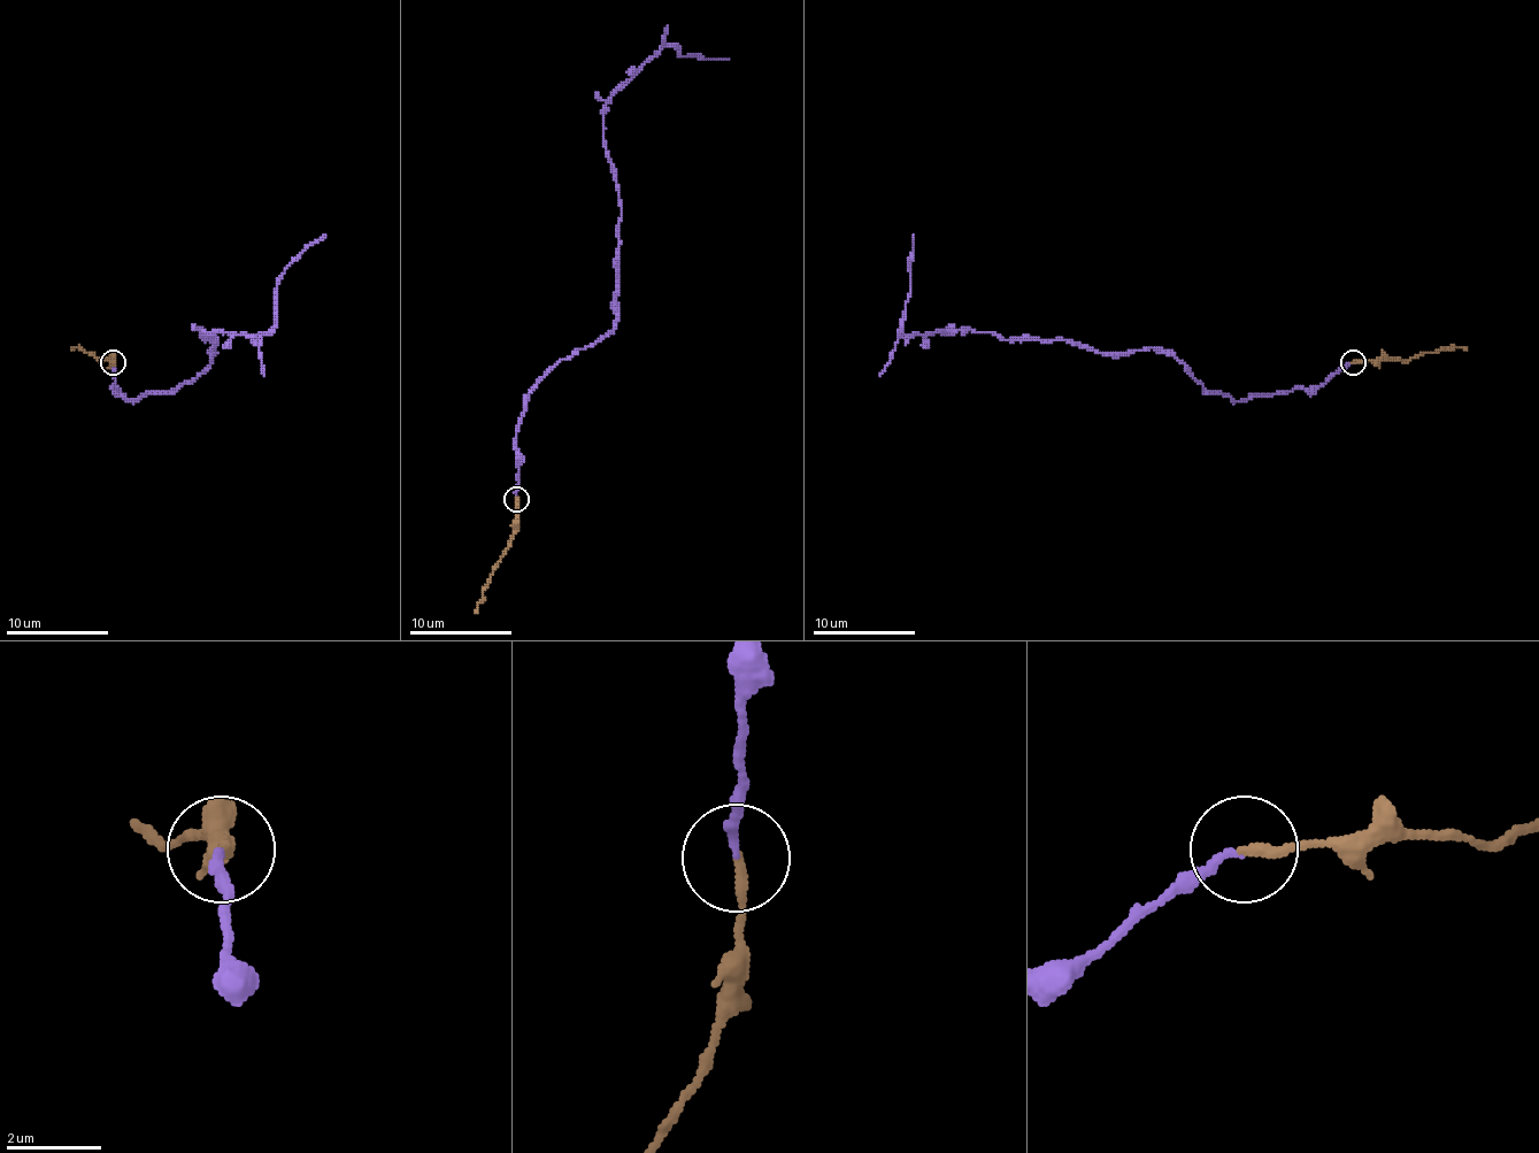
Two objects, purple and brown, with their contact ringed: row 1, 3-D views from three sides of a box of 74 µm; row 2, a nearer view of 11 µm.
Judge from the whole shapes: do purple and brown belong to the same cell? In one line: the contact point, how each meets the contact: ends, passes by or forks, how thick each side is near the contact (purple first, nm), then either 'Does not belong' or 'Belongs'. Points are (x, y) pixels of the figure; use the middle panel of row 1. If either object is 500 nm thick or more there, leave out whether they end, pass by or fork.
Place: (516, 499). At the ring purple ends. At the ring brown ends. Thickness 180 nm (purple) against 220 nm. Belongs

